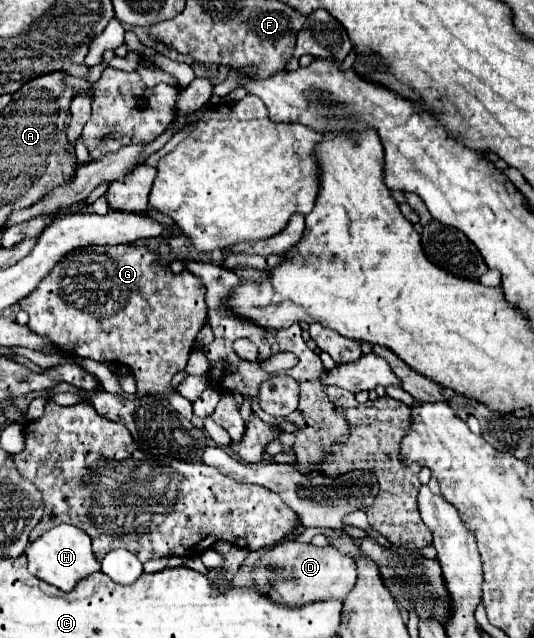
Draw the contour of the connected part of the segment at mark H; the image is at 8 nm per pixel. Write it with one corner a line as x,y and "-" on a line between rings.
67,523
55,525
47,533
43,533
39,539
29,543
25,549
25,555
29,561
31,575
35,575
63,591
71,591
79,579
83,579
89,573
99,571
99,561
95,559
95,555
91,551
89,535
73,525
67,525

